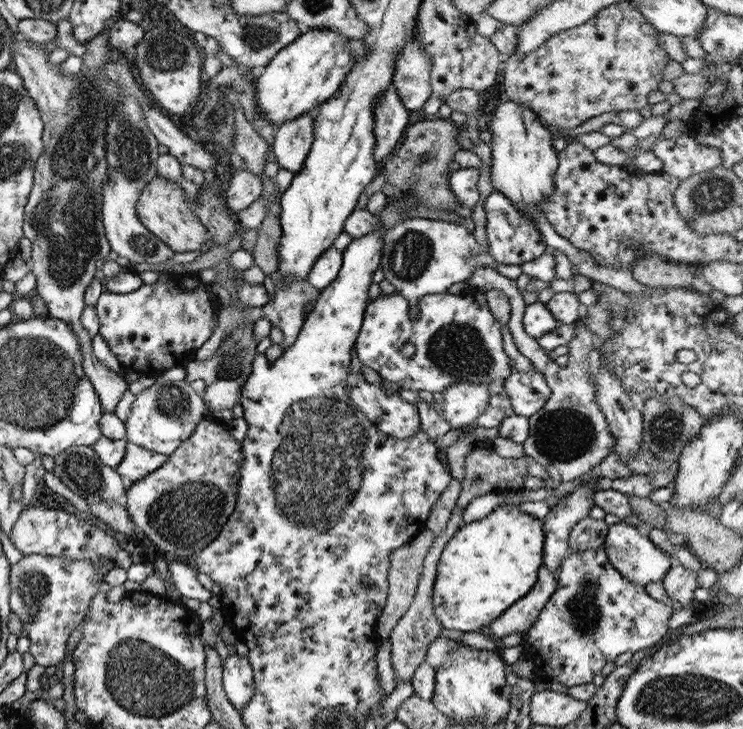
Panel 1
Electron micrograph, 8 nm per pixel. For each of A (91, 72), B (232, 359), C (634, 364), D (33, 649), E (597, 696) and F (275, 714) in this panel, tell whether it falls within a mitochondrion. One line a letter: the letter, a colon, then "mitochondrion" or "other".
A: mitochondrion
B: mitochondrion
C: mitochondrion
D: other
E: other
F: other

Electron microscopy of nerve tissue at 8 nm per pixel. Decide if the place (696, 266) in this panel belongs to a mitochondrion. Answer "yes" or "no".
no

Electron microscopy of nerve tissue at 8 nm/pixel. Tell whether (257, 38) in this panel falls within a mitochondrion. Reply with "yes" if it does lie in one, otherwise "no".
yes

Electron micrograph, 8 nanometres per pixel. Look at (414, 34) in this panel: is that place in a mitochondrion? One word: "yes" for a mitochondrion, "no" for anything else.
no

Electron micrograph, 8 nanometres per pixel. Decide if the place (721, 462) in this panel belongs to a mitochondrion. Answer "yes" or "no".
no

